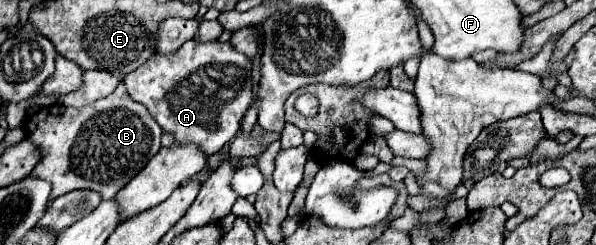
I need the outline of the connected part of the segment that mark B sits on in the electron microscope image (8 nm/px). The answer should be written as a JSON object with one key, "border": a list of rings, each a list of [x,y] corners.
{"border":[[[120,82],[110,96],[84,108],[68,108],[60,102],[40,108],[24,120],[24,134],[40,150],[40,160],[30,174],[52,182],[50,200],[72,190],[94,190],[110,200],[160,150],[162,130],[146,106],[132,102]]]}

